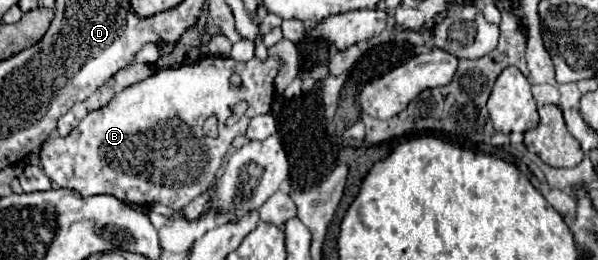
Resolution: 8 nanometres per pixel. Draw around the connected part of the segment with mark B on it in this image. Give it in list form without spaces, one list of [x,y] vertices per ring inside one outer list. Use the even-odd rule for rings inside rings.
[[[269,55],[265,61],[257,61],[257,57],[255,57],[255,59],[247,61],[247,63],[237,63],[237,61],[233,61],[231,57],[203,57],[203,59],[195,61],[193,65],[181,65],[181,67],[177,67],[177,69],[163,69],[163,71],[159,71],[159,73],[147,77],[145,81],[141,81],[141,83],[137,83],[137,85],[133,85],[133,87],[127,87],[125,91],[121,91],[119,95],[115,95],[113,101],[111,101],[107,107],[87,113],[87,117],[81,119],[79,127],[75,127],[69,137],[63,137],[63,139],[61,139],[61,137],[55,137],[49,145],[43,147],[43,151],[41,151],[41,165],[43,165],[45,173],[49,175],[49,179],[51,179],[53,183],[57,183],[59,187],[65,187],[65,189],[75,189],[75,191],[81,193],[83,197],[107,193],[107,195],[115,195],[117,199],[121,199],[121,201],[125,201],[125,203],[131,203],[131,205],[137,205],[137,203],[139,203],[139,205],[165,203],[165,205],[171,207],[171,209],[181,209],[181,207],[187,205],[191,199],[195,199],[197,195],[201,195],[203,191],[207,191],[209,183],[215,179],[215,171],[221,167],[221,161],[223,161],[223,157],[225,157],[225,153],[227,153],[227,147],[231,145],[231,141],[233,141],[237,135],[243,135],[245,129],[239,129],[239,125],[235,125],[235,127],[231,127],[231,129],[225,129],[225,121],[233,115],[233,107],[235,107],[239,101],[247,101],[247,103],[249,103],[249,109],[247,109],[247,113],[245,113],[245,119],[241,119],[243,125],[247,123],[247,119],[251,119],[251,117],[255,117],[255,115],[269,113],[269,107],[271,107],[271,101],[273,101],[273,81],[275,81],[279,69],[281,69],[281,59],[279,59],[279,57],[271,57],[271,55]],[[233,73],[237,73],[237,75],[241,77],[241,85],[239,85],[239,87],[233,87],[233,85],[231,85],[231,75],[233,75]],[[211,115],[215,115],[217,121],[219,121],[219,137],[217,137],[217,139],[209,139],[209,137],[205,137],[203,131],[201,131],[205,119],[211,117]]]

